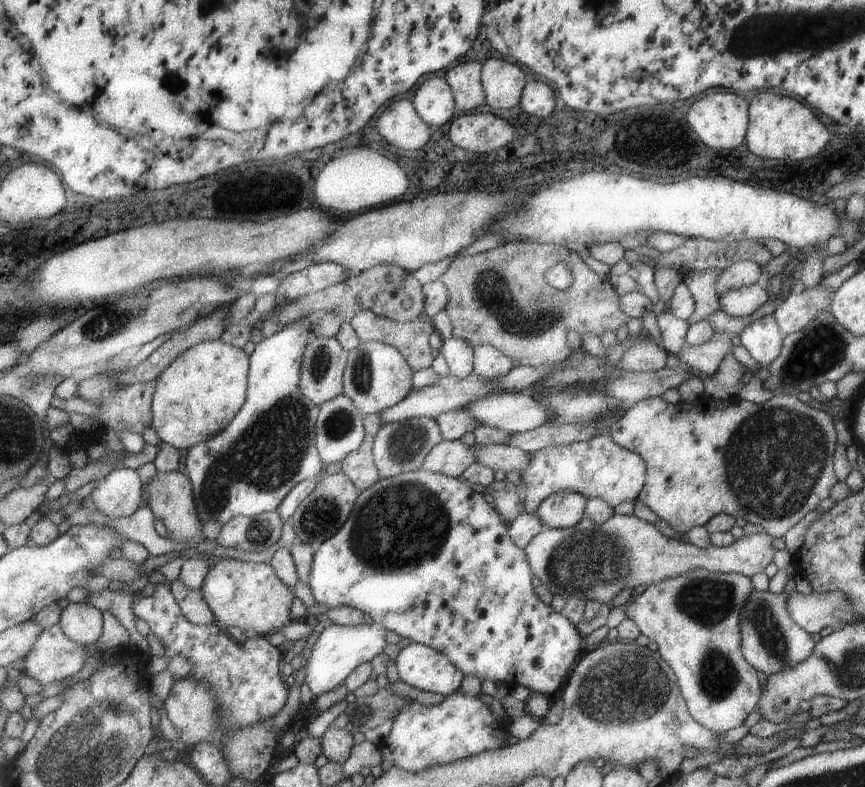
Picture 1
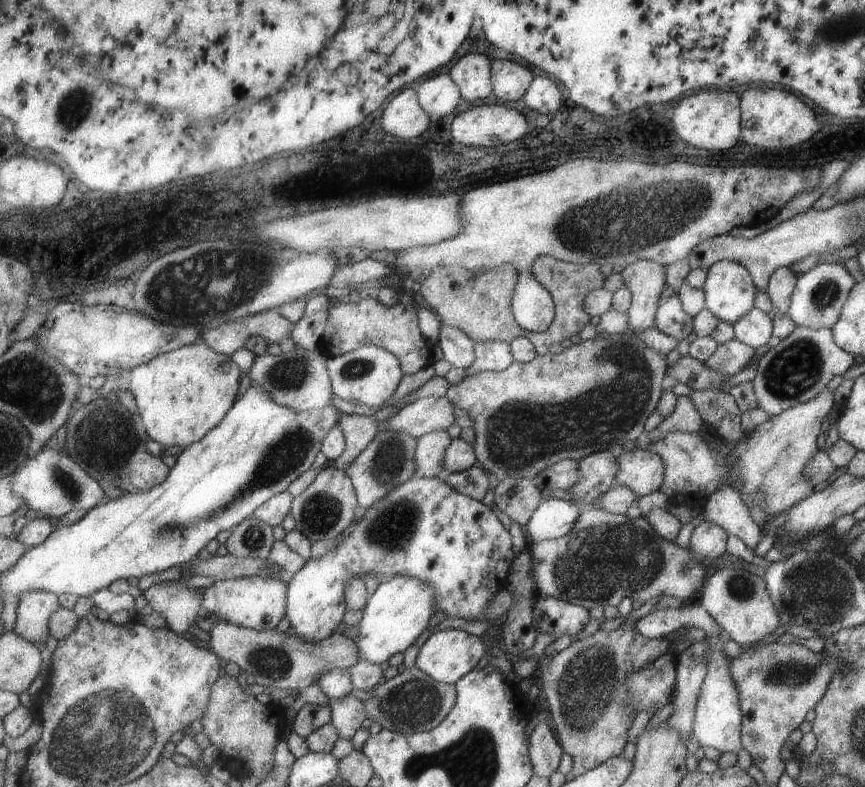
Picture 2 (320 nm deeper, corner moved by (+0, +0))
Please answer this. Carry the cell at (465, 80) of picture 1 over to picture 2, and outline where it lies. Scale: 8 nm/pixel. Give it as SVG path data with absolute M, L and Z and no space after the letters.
M465 54L449 69L451 80L455 81L468 103L485 100L492 92L490 83L491 60L485 54Z

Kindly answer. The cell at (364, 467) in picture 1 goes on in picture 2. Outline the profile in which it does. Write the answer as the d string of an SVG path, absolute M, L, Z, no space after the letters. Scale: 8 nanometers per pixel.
M342 413L340 425L346 436L346 451L333 464L343 469L353 462L380 433L373 416Z

